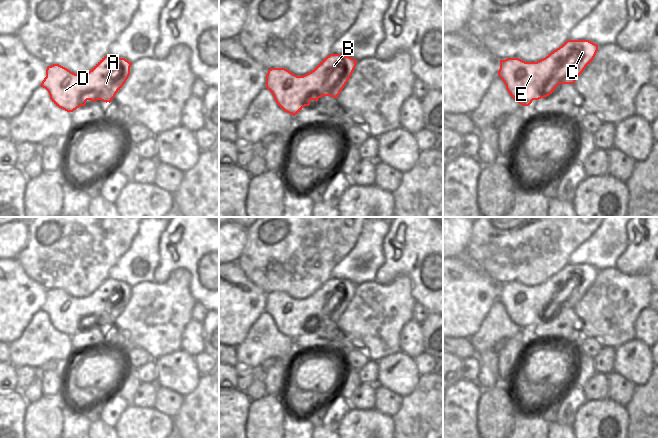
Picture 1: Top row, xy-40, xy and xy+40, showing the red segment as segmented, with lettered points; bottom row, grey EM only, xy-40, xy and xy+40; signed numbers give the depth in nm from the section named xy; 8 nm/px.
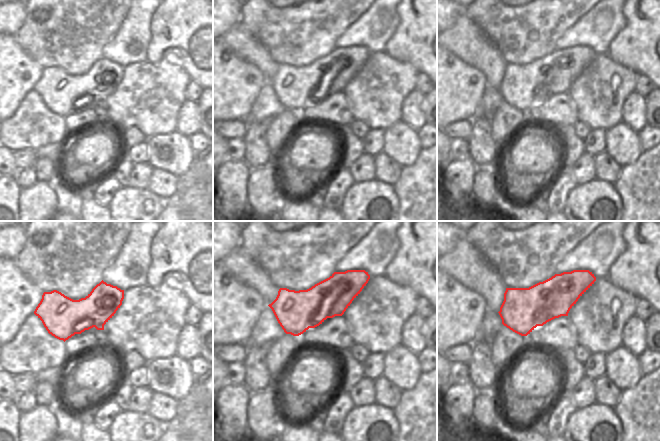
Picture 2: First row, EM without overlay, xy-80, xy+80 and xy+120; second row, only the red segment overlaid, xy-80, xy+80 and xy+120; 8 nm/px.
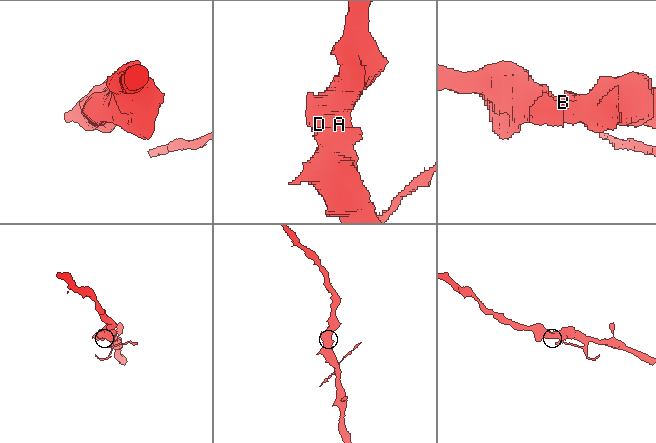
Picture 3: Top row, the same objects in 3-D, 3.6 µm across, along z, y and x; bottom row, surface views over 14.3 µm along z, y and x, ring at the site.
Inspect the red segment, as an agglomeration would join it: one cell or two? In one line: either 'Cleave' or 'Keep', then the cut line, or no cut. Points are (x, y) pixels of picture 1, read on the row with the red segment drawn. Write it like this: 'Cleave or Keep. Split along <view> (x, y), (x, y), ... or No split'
Keep. No split.

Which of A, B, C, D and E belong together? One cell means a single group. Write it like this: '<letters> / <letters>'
A B C D E

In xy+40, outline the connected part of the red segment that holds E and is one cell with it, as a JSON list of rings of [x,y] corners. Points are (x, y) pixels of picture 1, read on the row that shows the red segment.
[[[567,40],[537,62],[525,62],[519,58],[500,60],[498,76],[516,102],[522,106],[529,106],[533,100],[539,100],[552,94],[559,84],[574,84],[592,62],[597,51],[598,45],[589,40]]]

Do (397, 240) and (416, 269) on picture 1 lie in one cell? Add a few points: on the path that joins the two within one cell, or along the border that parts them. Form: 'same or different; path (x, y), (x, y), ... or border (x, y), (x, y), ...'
same; path (404, 247), (416, 259), (416, 262)

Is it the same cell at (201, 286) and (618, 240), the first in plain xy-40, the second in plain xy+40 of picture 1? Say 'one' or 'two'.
two

